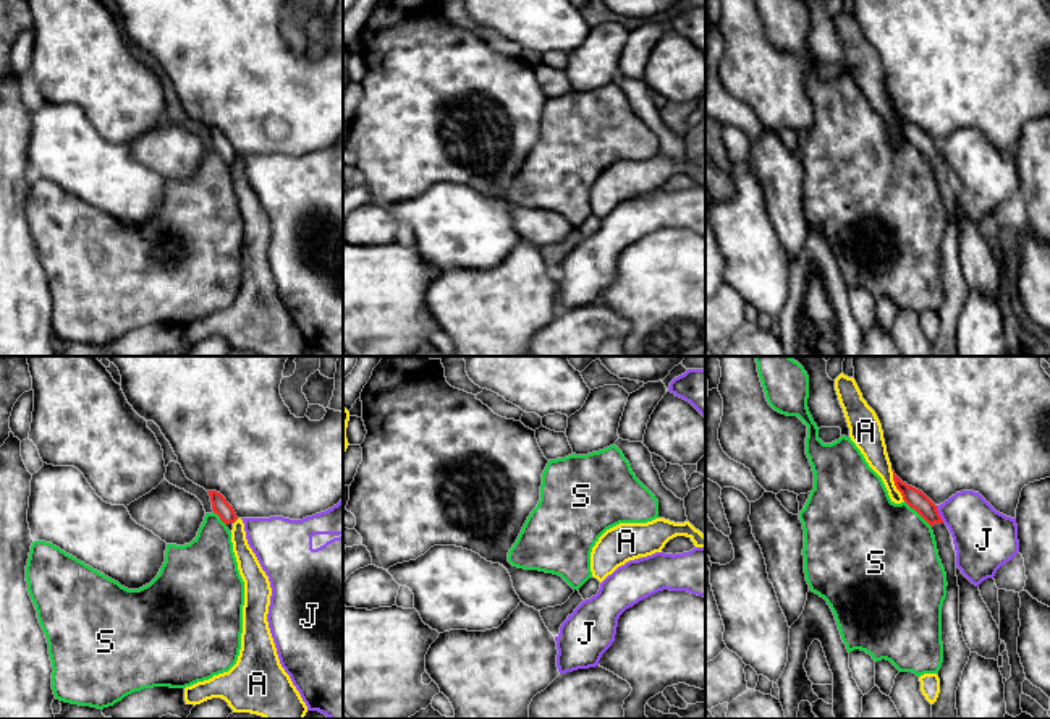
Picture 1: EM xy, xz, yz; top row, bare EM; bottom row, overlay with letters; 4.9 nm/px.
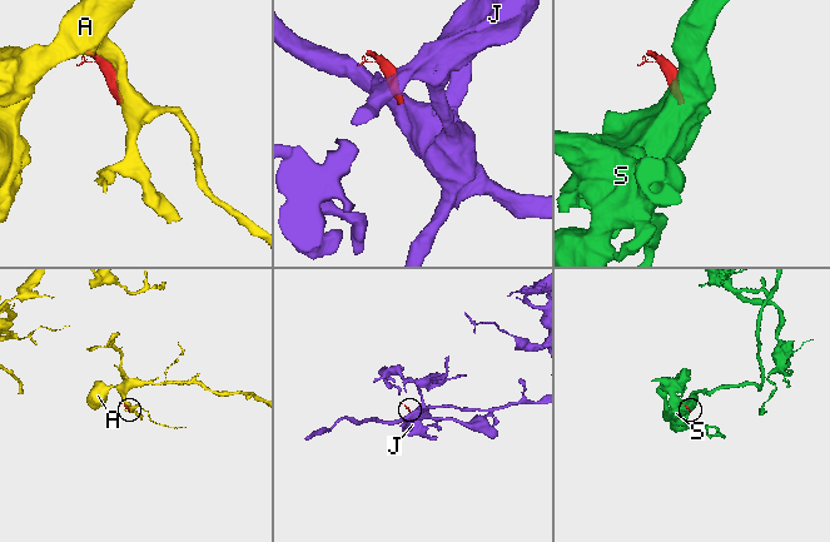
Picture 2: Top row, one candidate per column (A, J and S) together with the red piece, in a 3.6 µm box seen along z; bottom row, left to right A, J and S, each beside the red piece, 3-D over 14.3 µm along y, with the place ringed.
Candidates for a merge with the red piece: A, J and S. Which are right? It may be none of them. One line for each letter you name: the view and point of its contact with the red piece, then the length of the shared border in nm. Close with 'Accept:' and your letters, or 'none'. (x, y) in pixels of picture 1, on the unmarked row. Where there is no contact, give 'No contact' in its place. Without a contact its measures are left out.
Accept: none

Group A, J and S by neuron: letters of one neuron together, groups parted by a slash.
A / J / S

